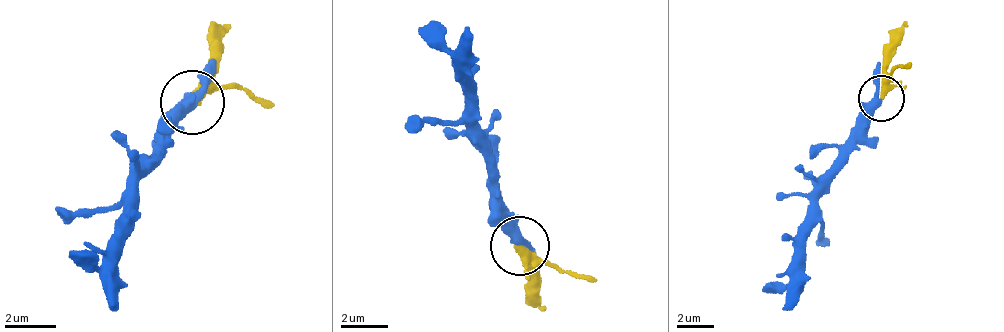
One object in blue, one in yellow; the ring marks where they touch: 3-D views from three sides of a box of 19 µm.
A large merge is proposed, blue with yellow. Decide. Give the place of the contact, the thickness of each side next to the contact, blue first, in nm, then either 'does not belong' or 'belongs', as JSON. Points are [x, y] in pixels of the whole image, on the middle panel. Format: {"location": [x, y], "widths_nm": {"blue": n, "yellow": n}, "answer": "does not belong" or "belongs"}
{"location": [519, 245], "widths_nm": {"blue": 280, "yellow": 280}, "answer": "belongs"}

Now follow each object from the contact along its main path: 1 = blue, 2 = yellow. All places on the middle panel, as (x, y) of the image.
1: (521, 246), (497, 174), (467, 123), (472, 57), (464, 25)
2: (521, 246), (528, 284), (543, 309)

